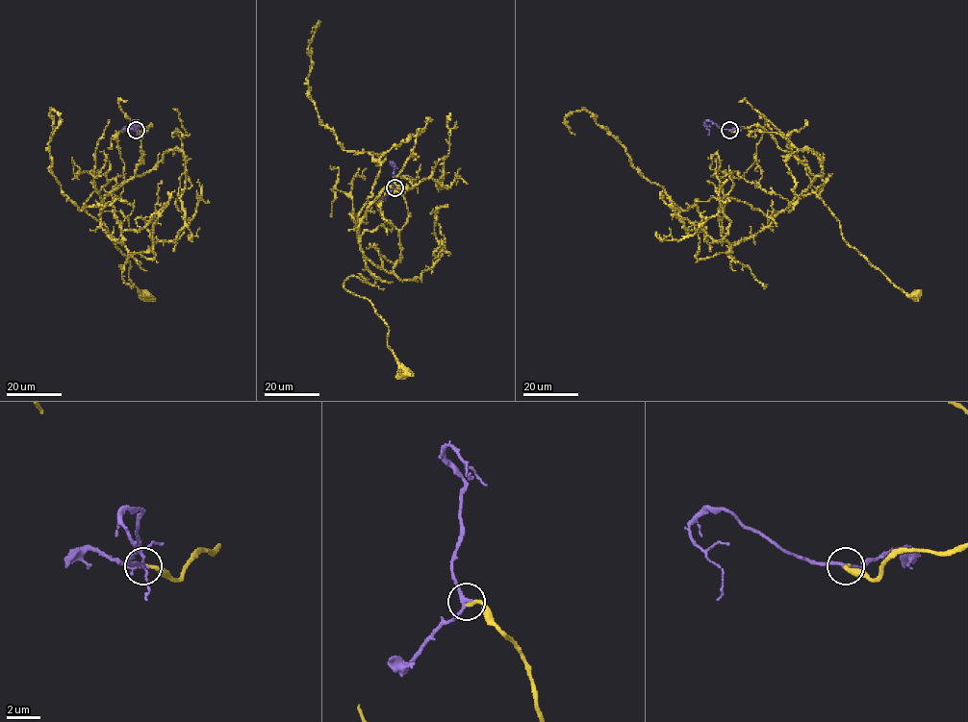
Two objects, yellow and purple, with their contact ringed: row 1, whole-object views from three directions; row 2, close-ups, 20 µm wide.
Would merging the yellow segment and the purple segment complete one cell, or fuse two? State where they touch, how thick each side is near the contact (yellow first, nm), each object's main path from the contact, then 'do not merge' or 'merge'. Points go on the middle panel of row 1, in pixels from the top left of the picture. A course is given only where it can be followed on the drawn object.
(394, 187) | 220/200 nm | yellow via (394, 187), (400, 258), (392, 272), (365, 258), (372, 285), (343, 286), (388, 326), (402, 373) | purple via (394, 187), (392, 161), (394, 165) | merge

